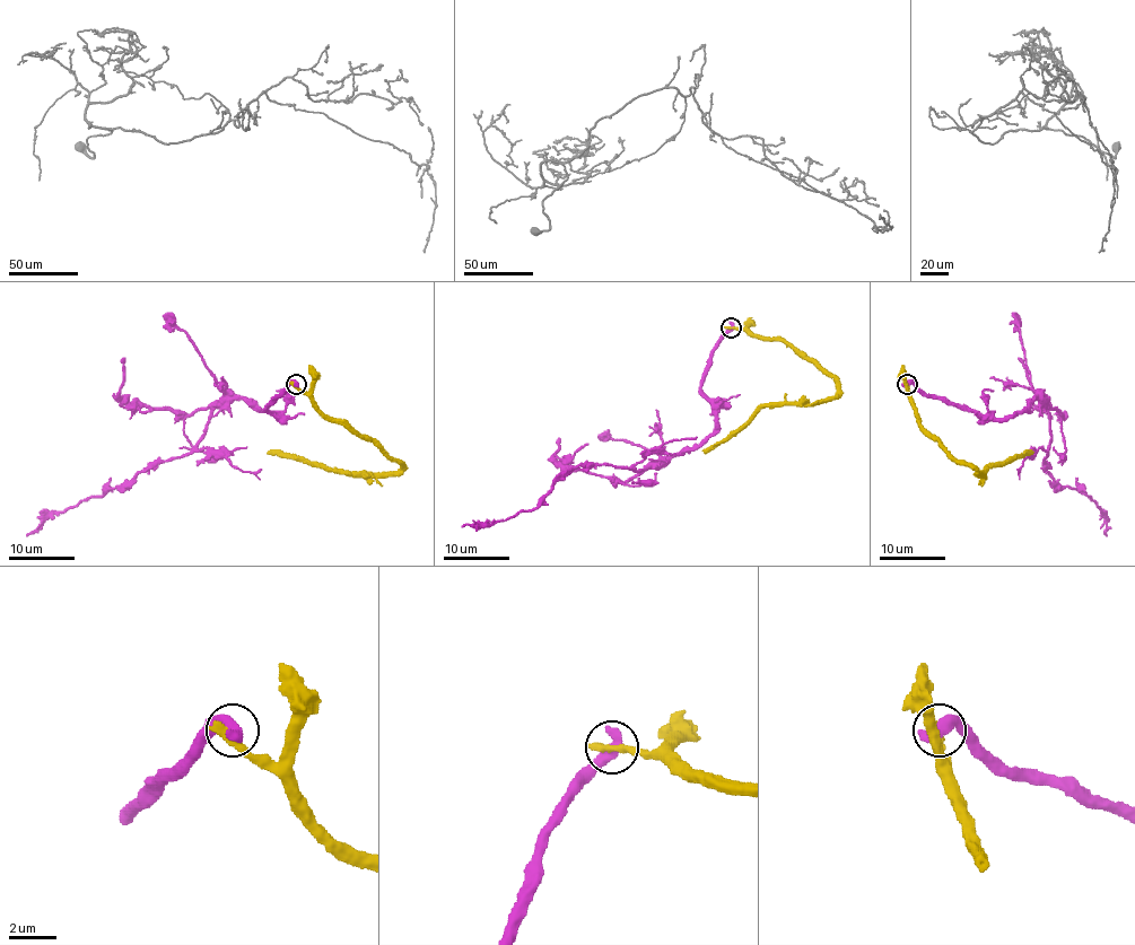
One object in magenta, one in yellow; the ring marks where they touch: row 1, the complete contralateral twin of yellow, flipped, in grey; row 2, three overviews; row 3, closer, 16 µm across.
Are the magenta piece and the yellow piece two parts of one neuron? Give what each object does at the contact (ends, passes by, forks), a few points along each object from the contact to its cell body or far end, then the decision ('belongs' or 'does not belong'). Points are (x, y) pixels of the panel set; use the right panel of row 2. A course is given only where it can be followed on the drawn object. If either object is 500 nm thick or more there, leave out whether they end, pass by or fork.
course magenta (908, 383), (986, 418), (1007, 419), (1036, 400), (1040, 403), (1048, 411), (1045, 470), (1092, 499), (1107, 535); course yellow (908, 383), (909, 401), (917, 421), (958, 462), (985, 473), (1011, 458), (1030, 454); does not belong

